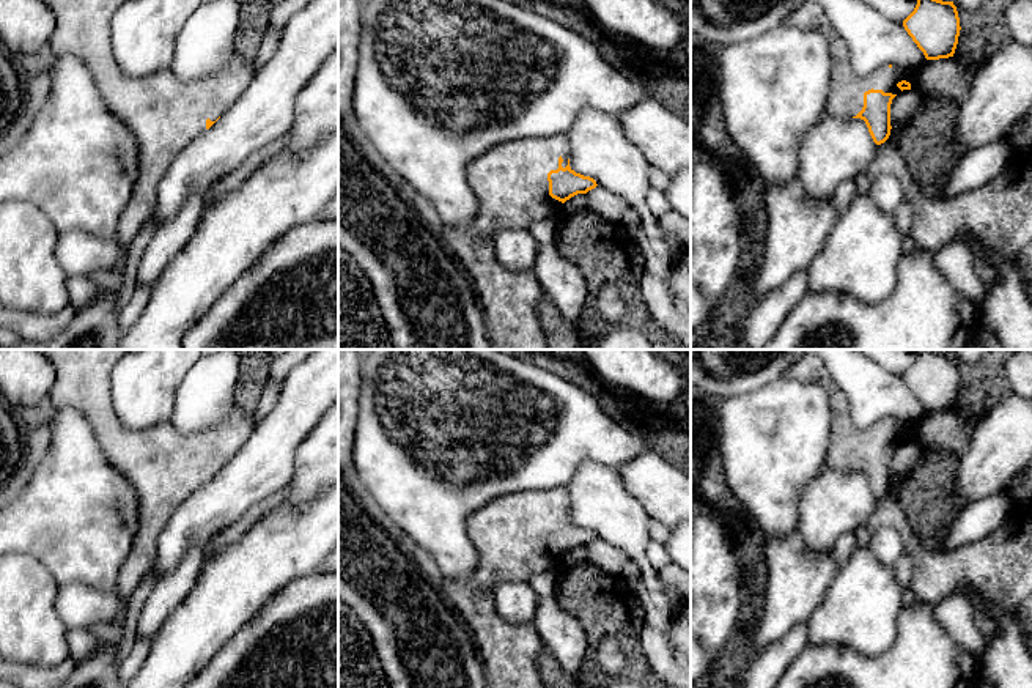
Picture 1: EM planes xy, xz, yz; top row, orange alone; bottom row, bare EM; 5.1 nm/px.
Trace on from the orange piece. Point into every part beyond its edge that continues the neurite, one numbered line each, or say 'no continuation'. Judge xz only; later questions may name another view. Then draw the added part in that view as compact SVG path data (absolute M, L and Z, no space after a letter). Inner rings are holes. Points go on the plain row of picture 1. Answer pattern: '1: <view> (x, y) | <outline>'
1: xz (510, 532) | M562 486L546 491L516 491L513 494L499 496L469 515L466 521L467 535L478 553L478 564L469 576L445 579L439 584L439 589L472 638L485 669L486 688L544 688L544 682L536 668L536 660L544 645L535 625L508 623L503 620L496 609L492 590L497 584L505 581L529 581L536 573L560 570L563 556L549 548L547 526L557 523L560 518L565 521L568 512L569 494L566 488Z

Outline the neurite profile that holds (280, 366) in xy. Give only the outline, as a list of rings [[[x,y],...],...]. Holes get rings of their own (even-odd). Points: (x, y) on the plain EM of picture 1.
[[[288,350],[282,356],[272,359],[269,379],[280,383],[291,368],[305,361],[313,351],[315,350]]]

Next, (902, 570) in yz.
[[[905,553],[895,568],[895,578],[900,584],[900,587],[905,590],[906,587],[909,587],[909,575],[911,575],[911,556],[908,553]]]

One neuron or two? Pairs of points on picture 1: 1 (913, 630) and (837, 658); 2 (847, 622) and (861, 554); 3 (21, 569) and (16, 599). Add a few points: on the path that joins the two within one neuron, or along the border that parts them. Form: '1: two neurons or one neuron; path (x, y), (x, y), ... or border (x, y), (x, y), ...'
1: one neuron; path (899, 651), (884, 665), (858, 665)
2: one neuron; path (861, 605), (861, 572)
3: one neuron; path (21, 577), (21, 584), (16, 591)

